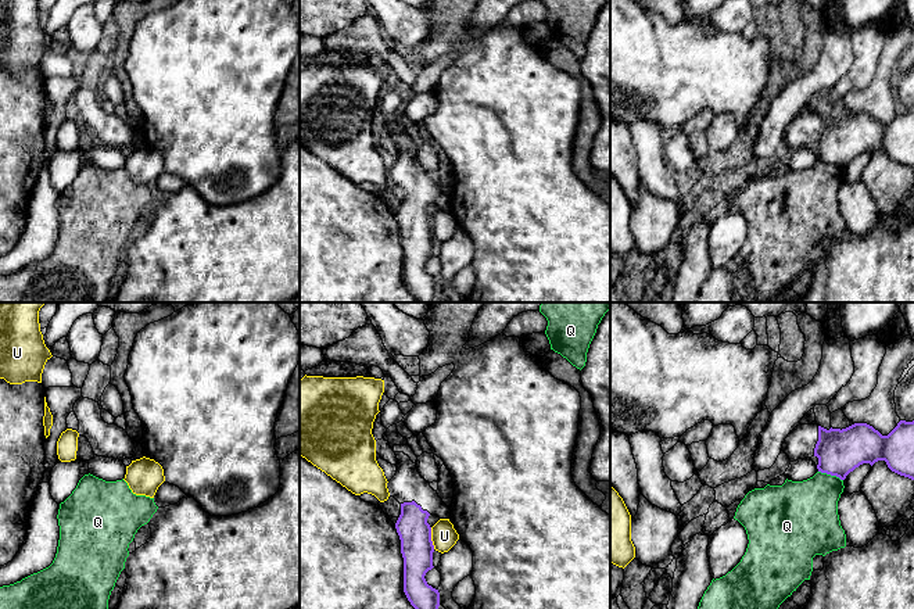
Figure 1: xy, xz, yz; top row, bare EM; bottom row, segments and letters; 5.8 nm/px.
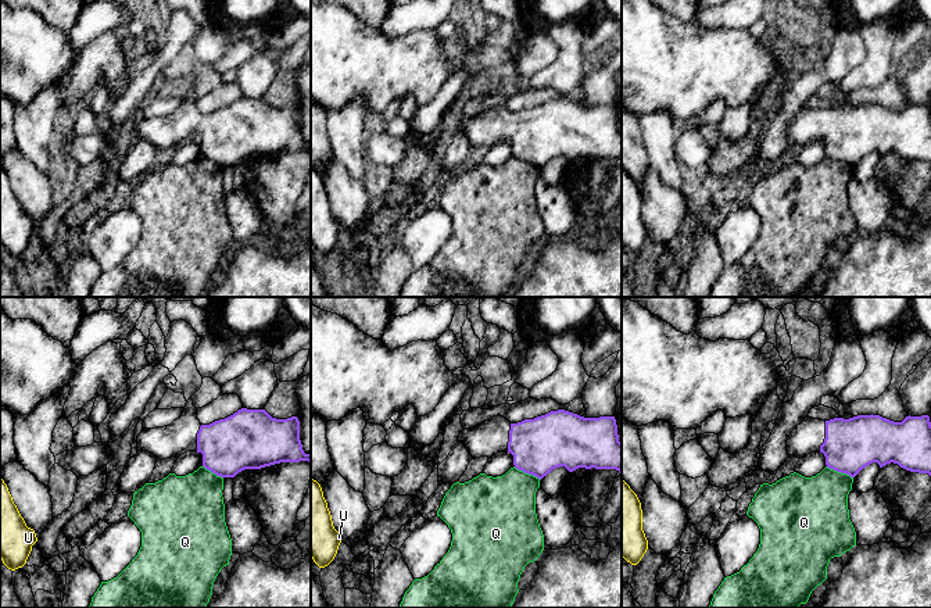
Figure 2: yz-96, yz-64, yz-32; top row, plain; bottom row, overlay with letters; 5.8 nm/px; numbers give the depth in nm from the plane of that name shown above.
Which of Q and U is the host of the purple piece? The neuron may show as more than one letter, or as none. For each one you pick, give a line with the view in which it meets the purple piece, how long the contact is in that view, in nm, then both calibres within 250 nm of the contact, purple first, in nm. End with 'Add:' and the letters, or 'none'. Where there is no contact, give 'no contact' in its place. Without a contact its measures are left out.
Add: none

